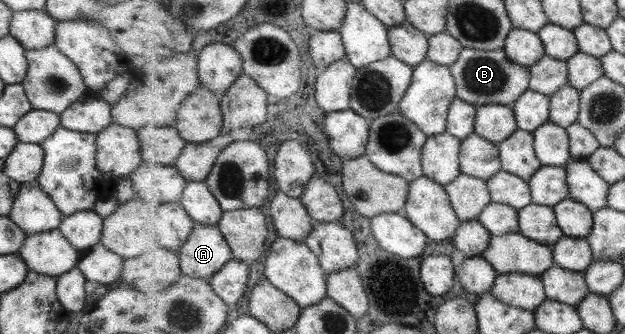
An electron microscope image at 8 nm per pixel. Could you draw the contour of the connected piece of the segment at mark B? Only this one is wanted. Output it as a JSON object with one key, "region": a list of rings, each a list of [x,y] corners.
{"region":[[[464,48],[457,63],[450,67],[457,82],[457,96],[476,106],[500,104],[512,106],[529,90],[531,85],[530,68],[515,64],[504,49],[488,51]]]}

